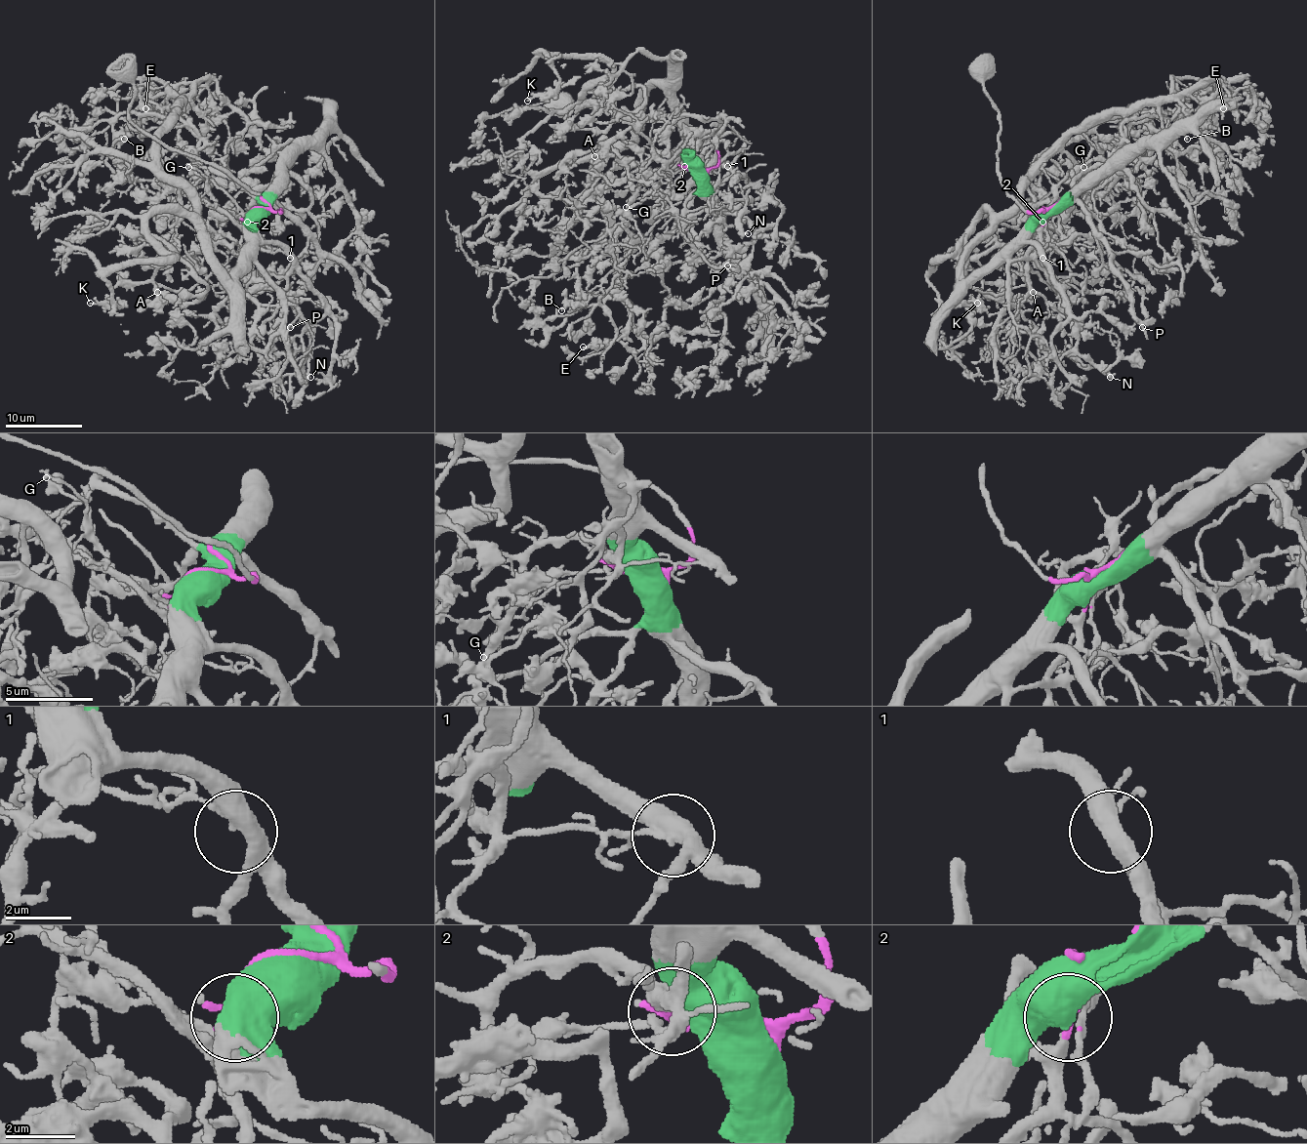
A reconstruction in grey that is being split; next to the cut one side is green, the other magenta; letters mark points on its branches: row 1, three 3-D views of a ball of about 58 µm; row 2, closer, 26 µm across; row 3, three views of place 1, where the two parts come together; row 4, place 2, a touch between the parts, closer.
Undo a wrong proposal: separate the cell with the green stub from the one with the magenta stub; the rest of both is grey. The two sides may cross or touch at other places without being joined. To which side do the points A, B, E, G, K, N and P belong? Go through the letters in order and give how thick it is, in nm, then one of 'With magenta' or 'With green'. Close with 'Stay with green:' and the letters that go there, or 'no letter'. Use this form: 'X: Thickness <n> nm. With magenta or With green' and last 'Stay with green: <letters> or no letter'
A: Thickness 240 nm. With green
B: Thickness 160 nm. With green
E: Thickness 200 nm. With green
G: Thickness 200 nm. With magenta
K: Thickness 150 nm. With green
N: Thickness 200 nm. With green
P: Thickness 130 nm. With magenta
Stay with green: A, B, E, K, N

